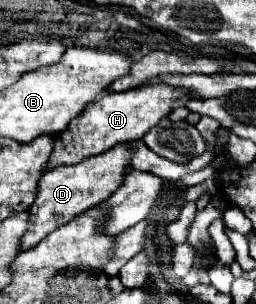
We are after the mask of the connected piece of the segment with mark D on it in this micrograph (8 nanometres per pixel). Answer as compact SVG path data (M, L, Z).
M113 146L107 154L97 154L95 158L87 158L87 162L79 162L79 166L59 166L55 170L47 170L39 180L37 200L31 204L31 226L23 236L23 250L39 244L47 234L51 234L61 224L71 222L85 210L107 200L123 182L125 174L131 166L131 146Z

